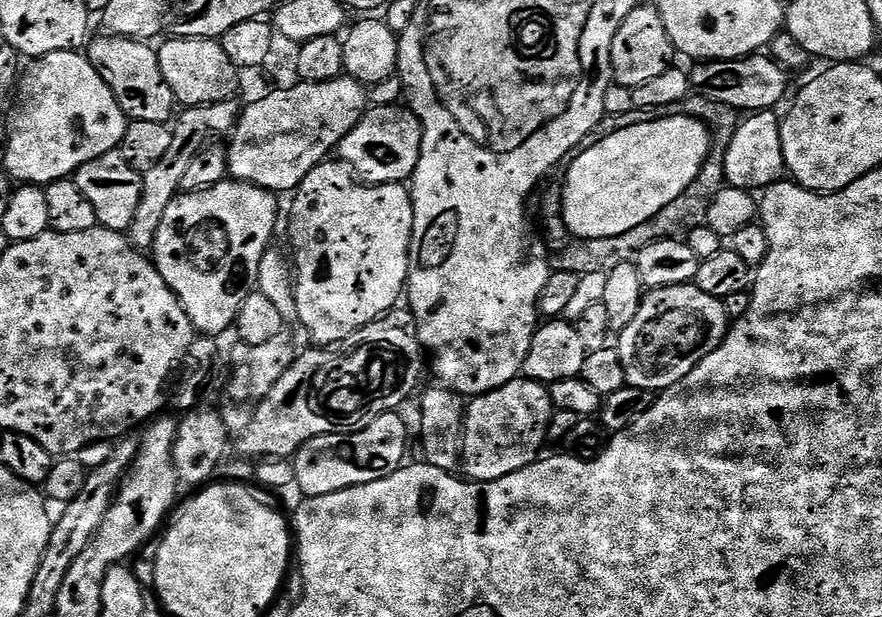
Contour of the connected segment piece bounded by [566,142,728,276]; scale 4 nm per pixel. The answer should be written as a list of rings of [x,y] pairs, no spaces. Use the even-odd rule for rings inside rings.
[[[724,142],[712,145],[708,152],[708,159],[701,166],[697,178],[687,186],[686,190],[678,198],[674,198],[673,202],[664,206],[654,218],[650,218],[646,222],[642,222],[641,225],[634,226],[626,234],[616,235],[614,238],[592,239],[572,243],[573,245],[568,252],[570,262],[566,264],[567,271],[579,276],[588,273],[607,274],[614,267],[633,259],[635,253],[639,252],[642,246],[648,245],[651,239],[662,235],[678,236],[685,231],[685,228],[703,225],[707,221],[710,201],[726,182],[724,174],[727,148],[728,145]]]

